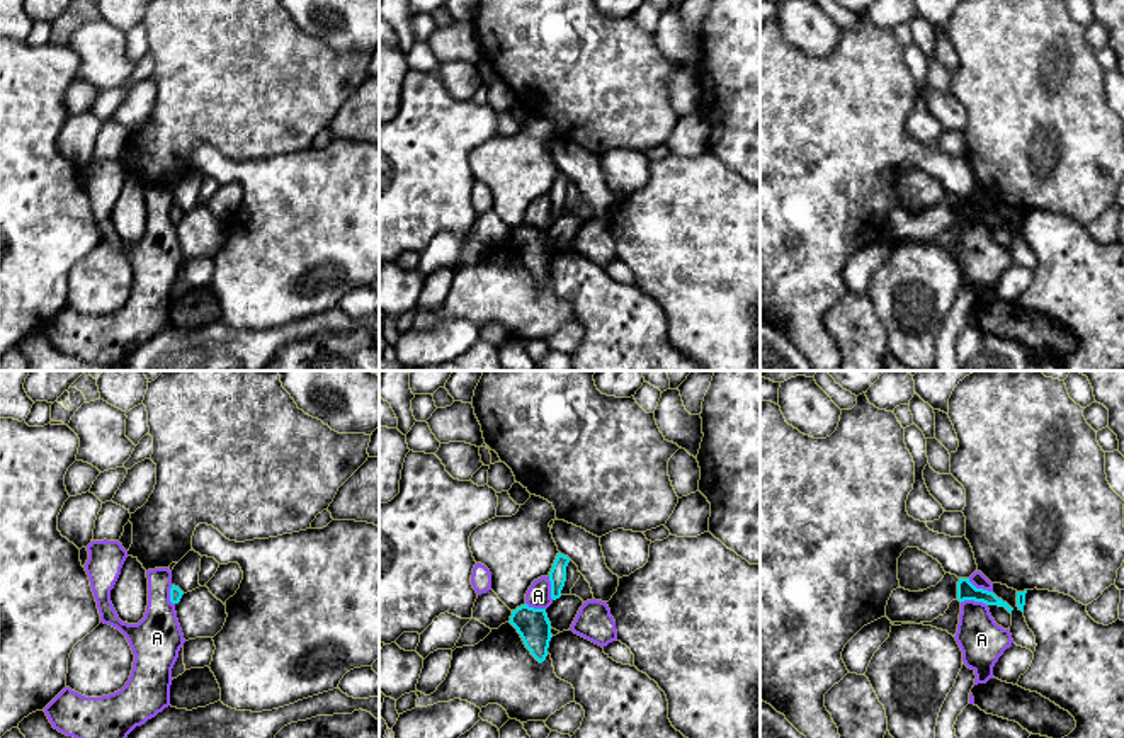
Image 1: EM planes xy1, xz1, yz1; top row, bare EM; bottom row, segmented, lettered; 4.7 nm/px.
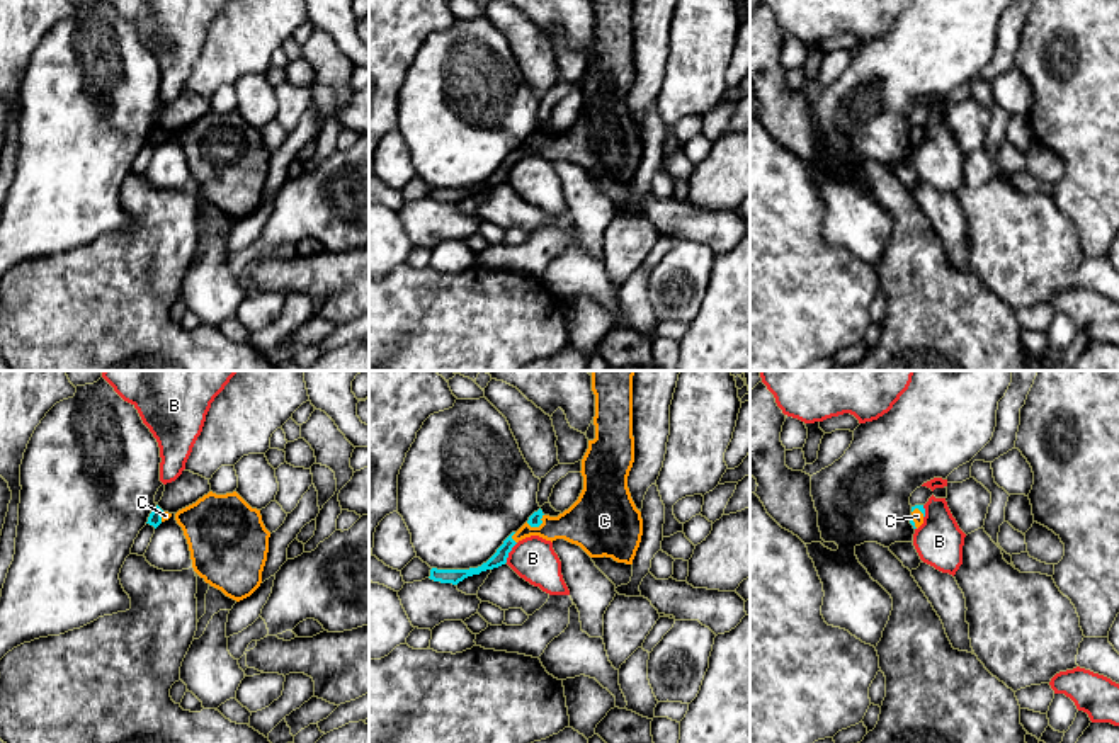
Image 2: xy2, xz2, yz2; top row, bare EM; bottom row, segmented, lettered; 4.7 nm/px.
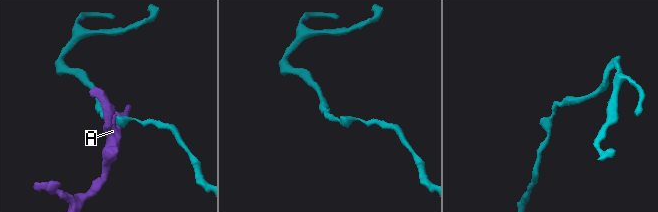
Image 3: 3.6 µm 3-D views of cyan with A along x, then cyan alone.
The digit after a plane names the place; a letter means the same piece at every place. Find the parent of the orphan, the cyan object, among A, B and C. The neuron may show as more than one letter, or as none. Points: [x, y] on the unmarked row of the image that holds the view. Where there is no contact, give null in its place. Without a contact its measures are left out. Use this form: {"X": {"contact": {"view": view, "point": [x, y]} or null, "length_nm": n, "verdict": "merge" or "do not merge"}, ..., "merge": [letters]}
{"A": {"contact": {"view": "yz1", "point": [975, 220]}, "length_nm": 130, "verdict": "do not merge"}, "B": {"contact": {"view": "xz2", "point": [509, 170]}, "length_nm": 110, "verdict": "do not merge"}, "C": {"contact": {"view": "xz2", "point": [538, 145]}, "length_nm": 100, "verdict": "merge"}, "merge": ["C"]}

